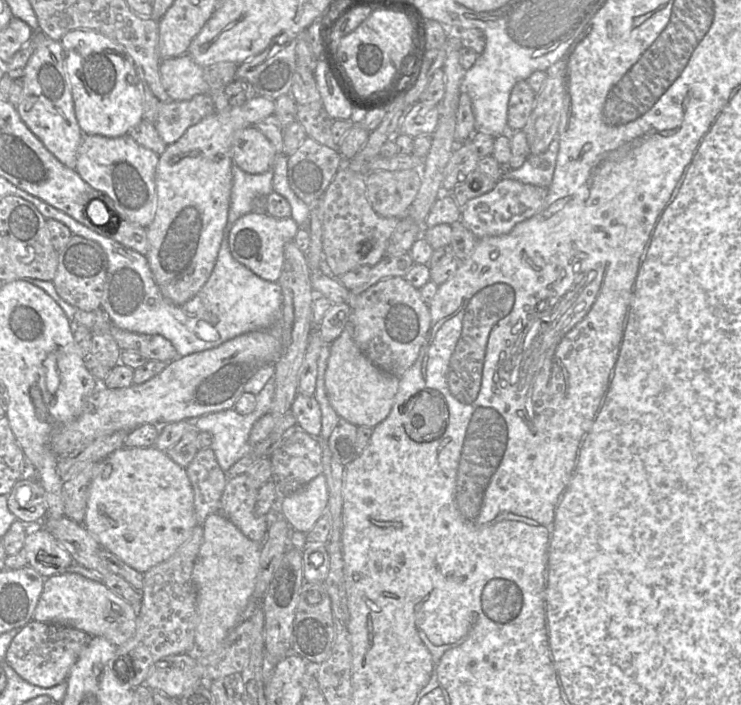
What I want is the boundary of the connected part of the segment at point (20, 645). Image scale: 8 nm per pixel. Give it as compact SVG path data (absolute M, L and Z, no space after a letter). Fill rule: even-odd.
M30 621L11 641L5 660L28 683L50 688L65 681L93 636L76 628L54 623Z

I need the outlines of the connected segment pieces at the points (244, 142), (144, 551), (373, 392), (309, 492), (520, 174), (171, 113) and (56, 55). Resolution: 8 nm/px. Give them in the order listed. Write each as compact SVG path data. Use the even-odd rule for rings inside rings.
M255 125L234 134L231 146L233 163L249 174L262 174L273 169L276 150Z
M121 447L96 462L83 522L102 548L140 573L169 559L198 525L186 469L151 447Z
M348 323L341 335L330 344L325 371L328 400L339 417L358 426L375 428L391 411L398 390L399 378L374 365L359 349L353 337L353 325Z
M319 474L294 493L281 498L277 511L293 530L306 534L327 510L327 505L327 481Z
M555 138L545 152L530 155L520 168L507 171L503 177L549 189L553 180L558 150L559 140Z
M207 94L195 95L189 100L169 101L158 111L154 126L162 140L170 145L186 130L214 113L214 102Z
M47 38L29 58L22 77L22 97L16 110L29 130L63 165L75 170L83 133L76 119L71 87L60 42Z

